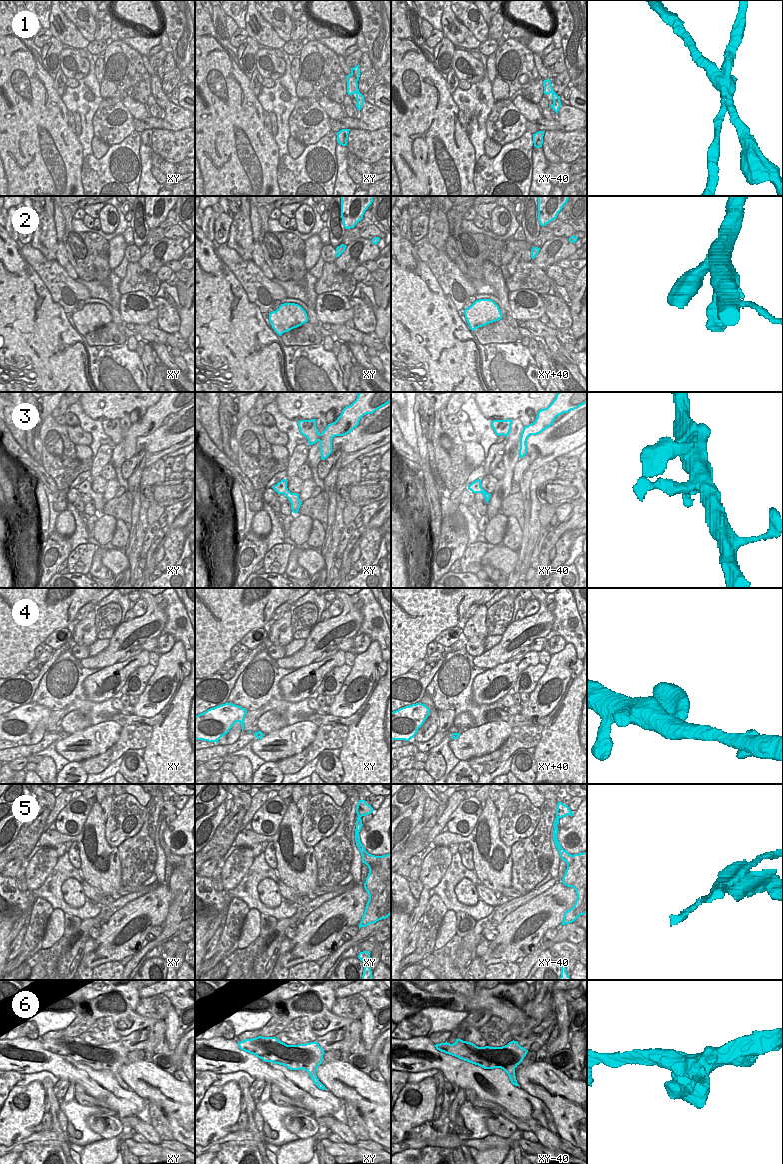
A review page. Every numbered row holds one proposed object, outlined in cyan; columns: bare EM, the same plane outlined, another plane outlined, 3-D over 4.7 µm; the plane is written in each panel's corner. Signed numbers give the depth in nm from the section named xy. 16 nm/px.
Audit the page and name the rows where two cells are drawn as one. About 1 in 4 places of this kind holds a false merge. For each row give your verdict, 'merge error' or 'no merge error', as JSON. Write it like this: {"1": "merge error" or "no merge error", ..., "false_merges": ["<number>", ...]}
{"1": "merge error", "2": "no merge error", "3": "no merge error", "4": "no merge error", "5": "no merge error", "6": "no merge error", "false_merges": ["1"]}

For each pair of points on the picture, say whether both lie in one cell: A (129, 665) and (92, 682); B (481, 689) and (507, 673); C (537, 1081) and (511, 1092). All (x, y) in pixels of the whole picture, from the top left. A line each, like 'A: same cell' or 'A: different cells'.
A: same cell
B: same cell
C: different cells

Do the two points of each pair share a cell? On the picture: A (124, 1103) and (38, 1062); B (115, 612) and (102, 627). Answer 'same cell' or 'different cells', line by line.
A: same cell
B: same cell

